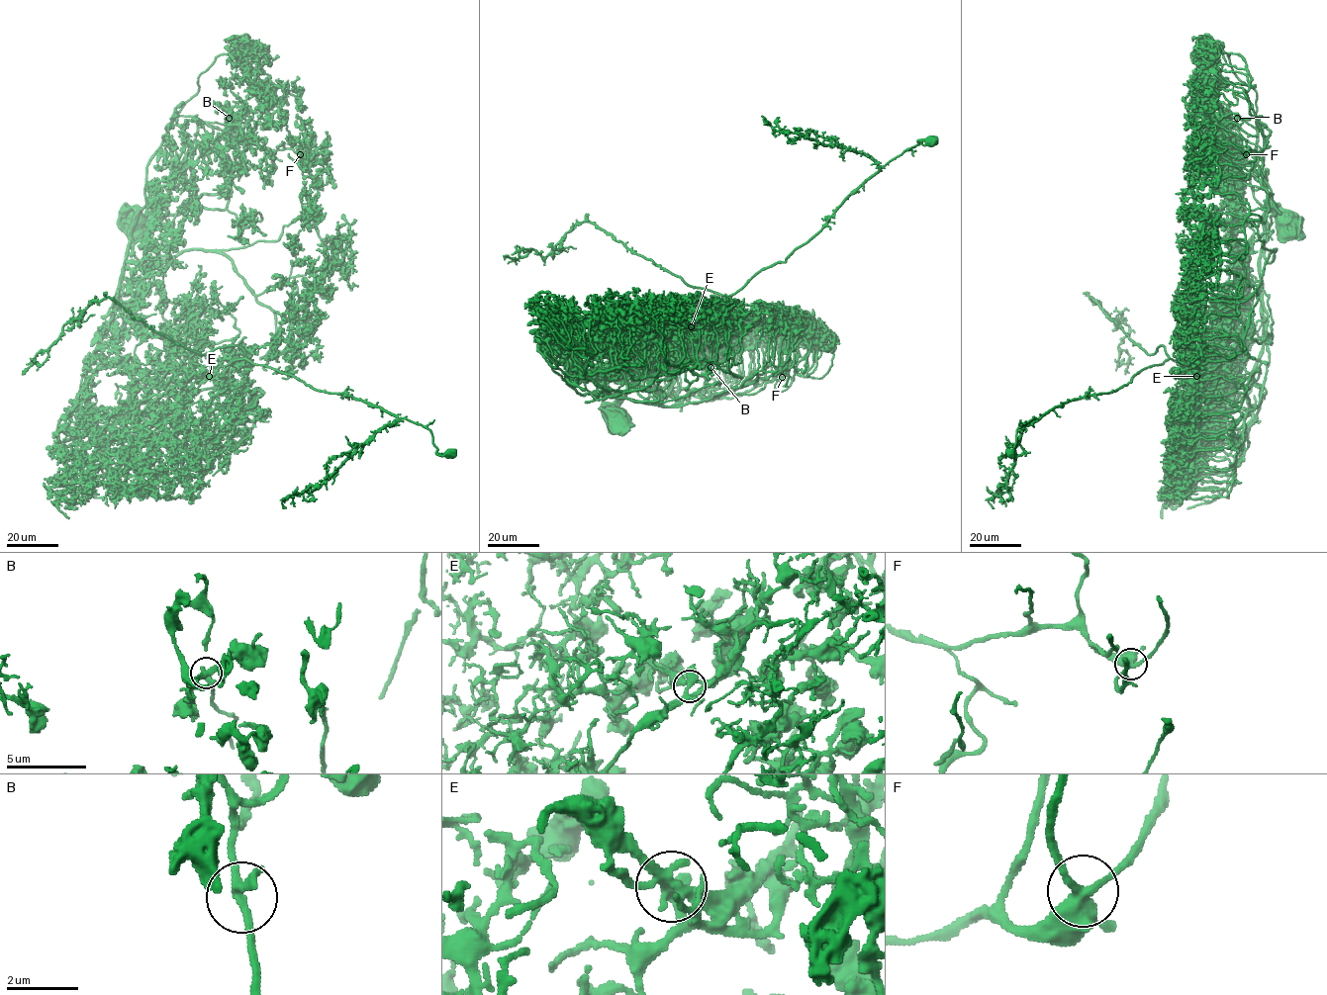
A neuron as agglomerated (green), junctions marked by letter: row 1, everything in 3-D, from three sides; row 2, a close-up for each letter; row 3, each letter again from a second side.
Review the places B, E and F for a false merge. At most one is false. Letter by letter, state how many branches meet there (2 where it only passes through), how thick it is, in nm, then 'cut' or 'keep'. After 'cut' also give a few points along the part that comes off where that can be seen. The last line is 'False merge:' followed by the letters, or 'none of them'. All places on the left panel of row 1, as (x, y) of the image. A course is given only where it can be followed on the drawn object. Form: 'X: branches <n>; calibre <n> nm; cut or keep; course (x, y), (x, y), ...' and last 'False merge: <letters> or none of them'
B: branches 3; calibre 220 nm; keep
E: branches 6; calibre 320 nm; cut; course (210, 376), (235, 359), (247, 359), (316, 390), (361, 399), (397, 417), (321, 484), (283, 499), (285, 508)
F: branches 4; calibre 380 nm; keep
False merge: E

